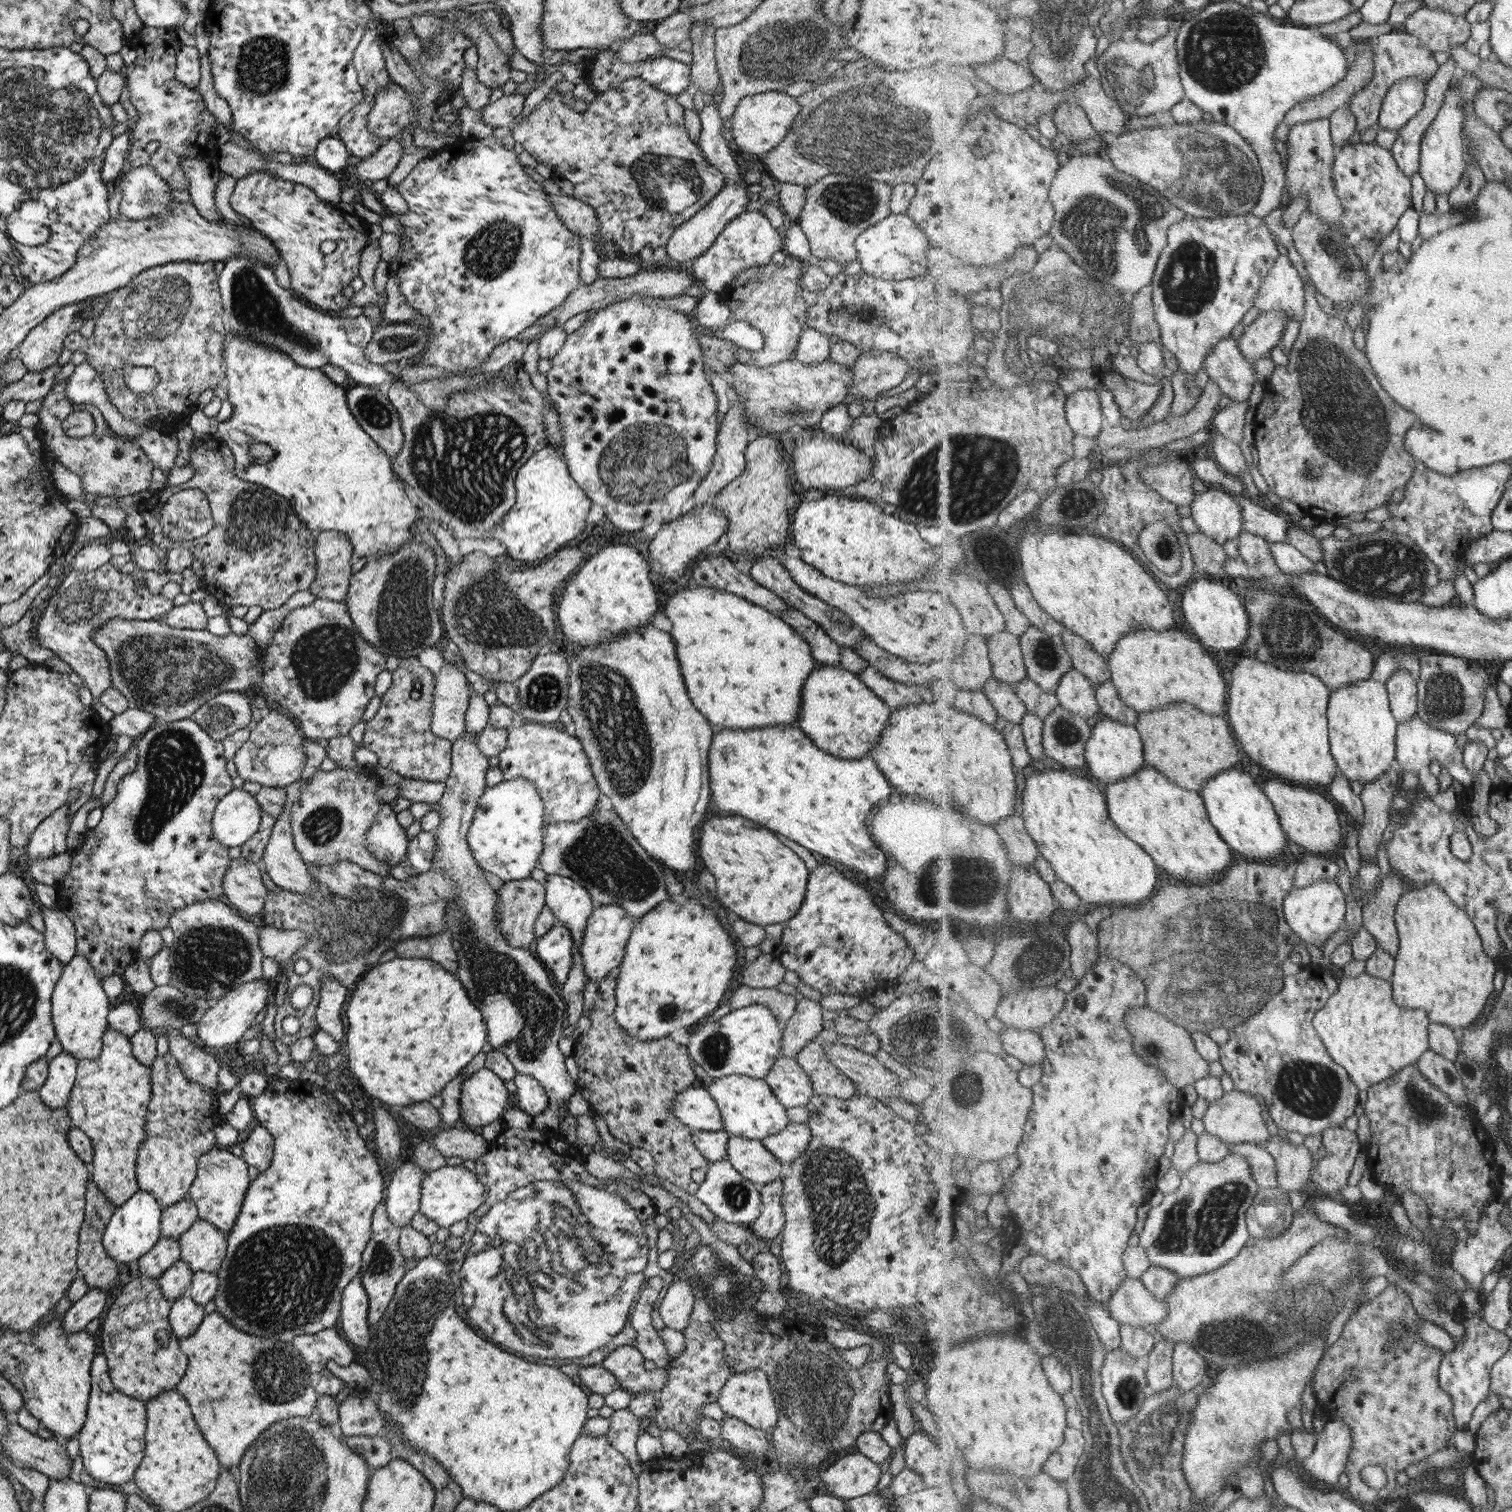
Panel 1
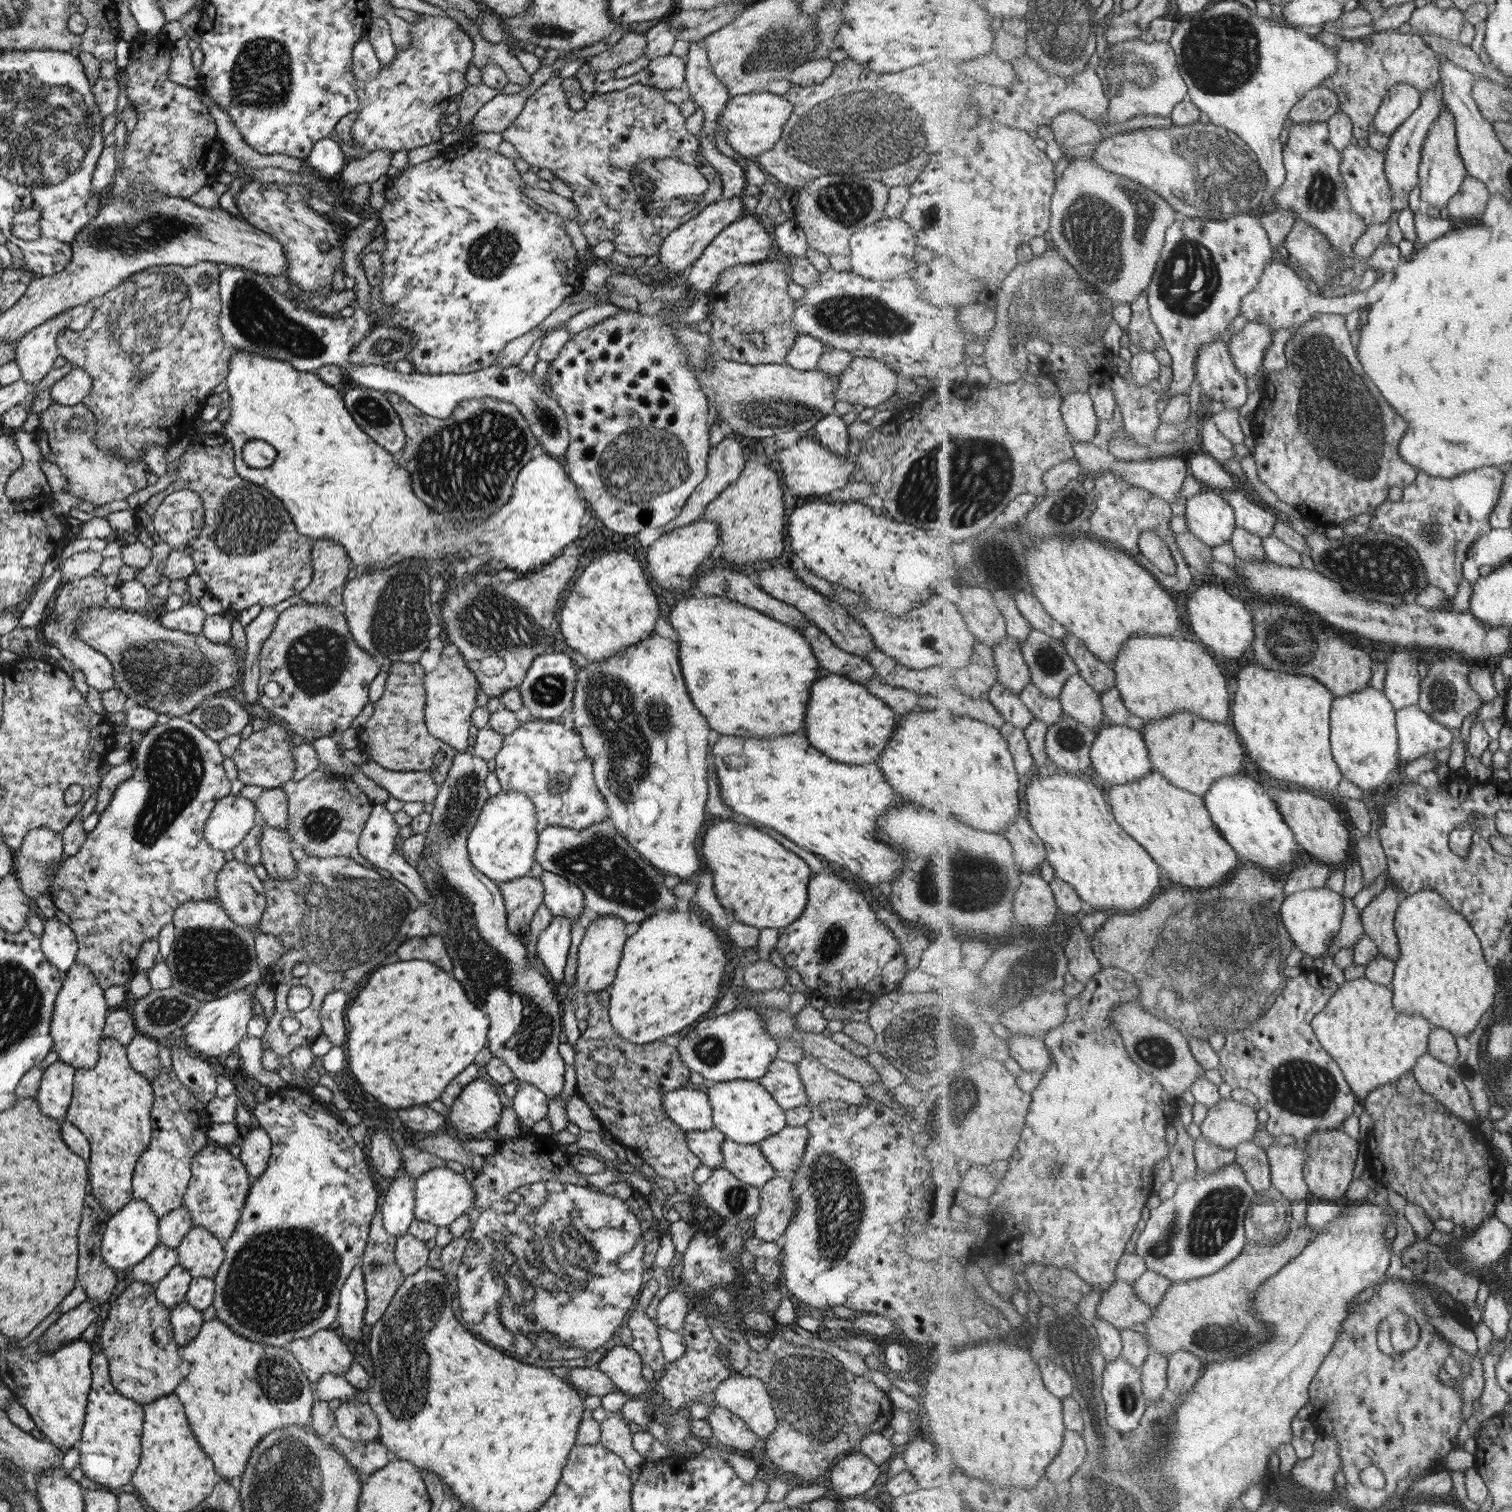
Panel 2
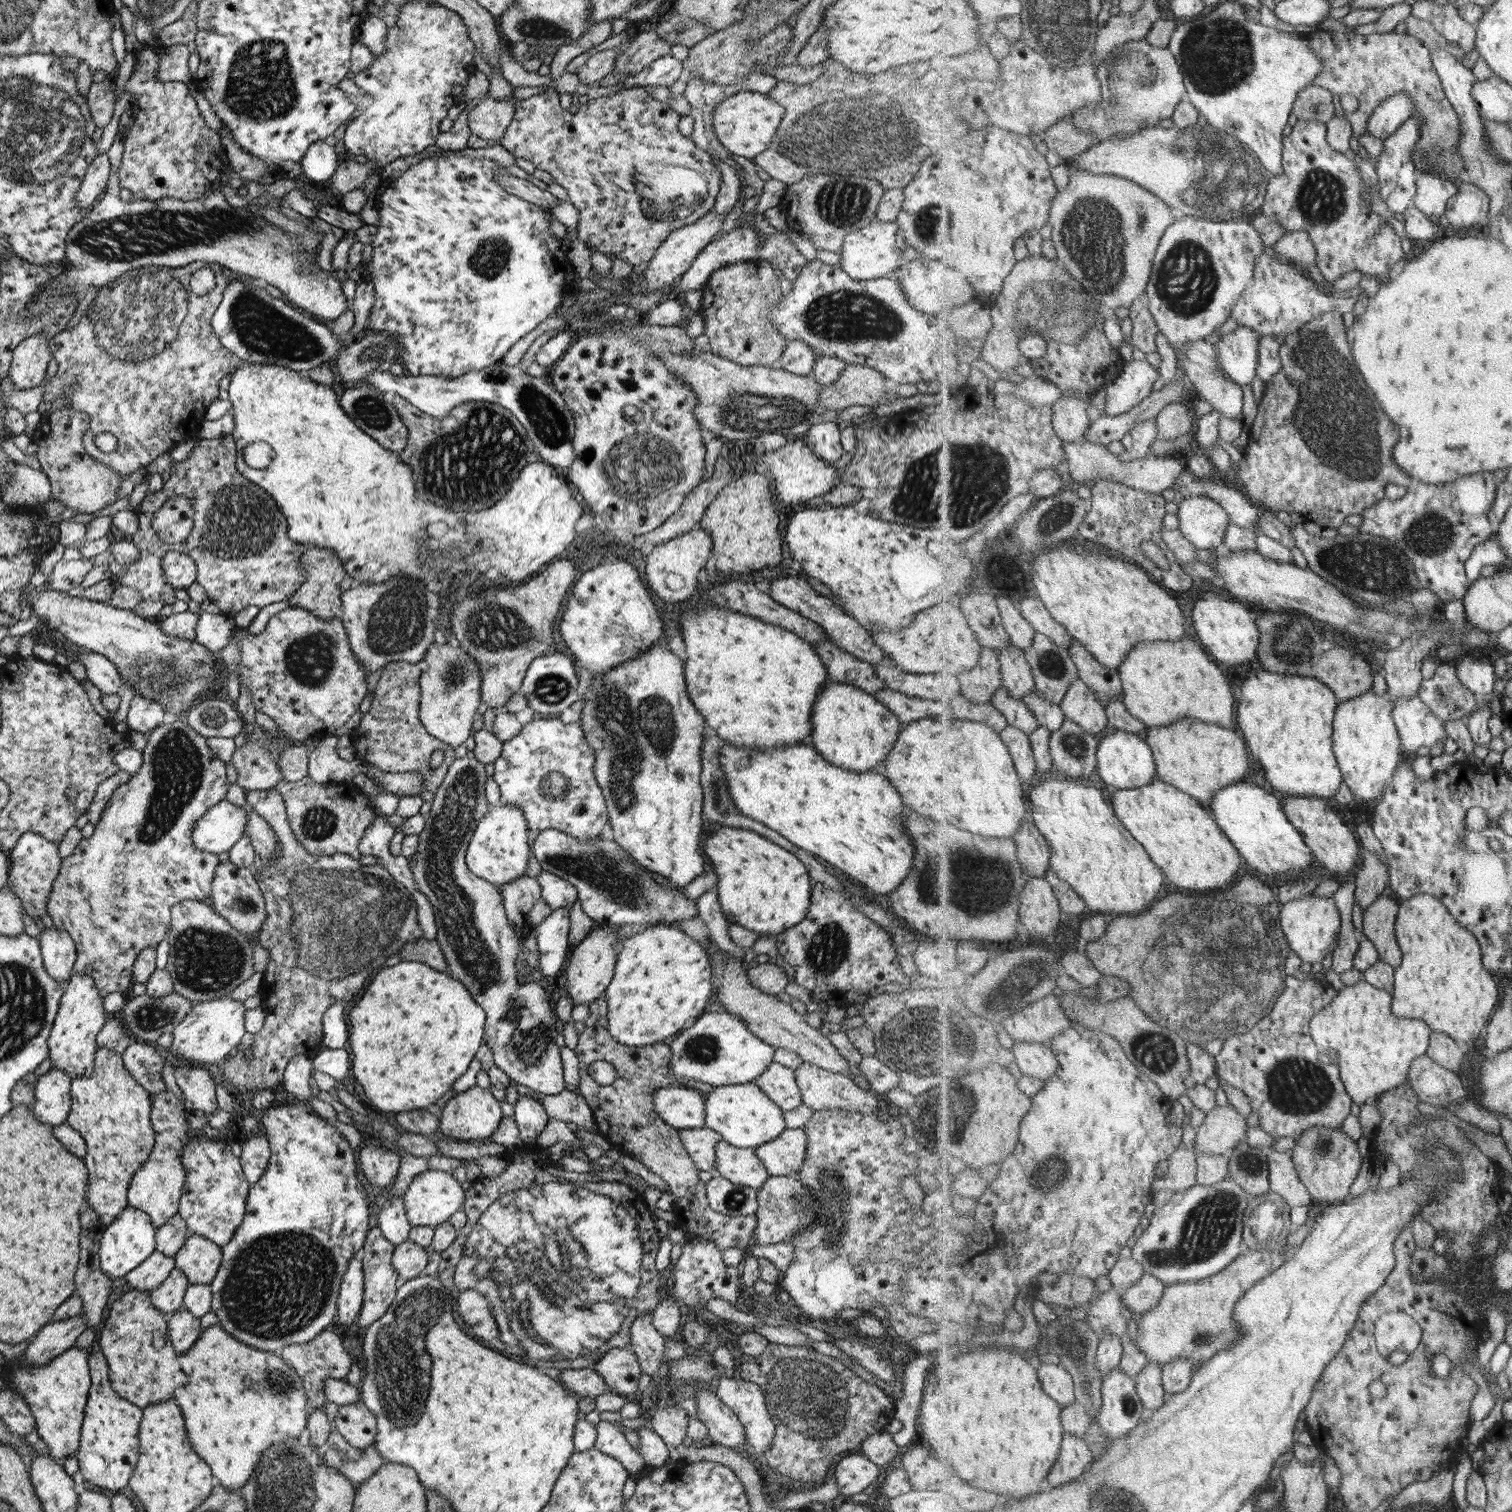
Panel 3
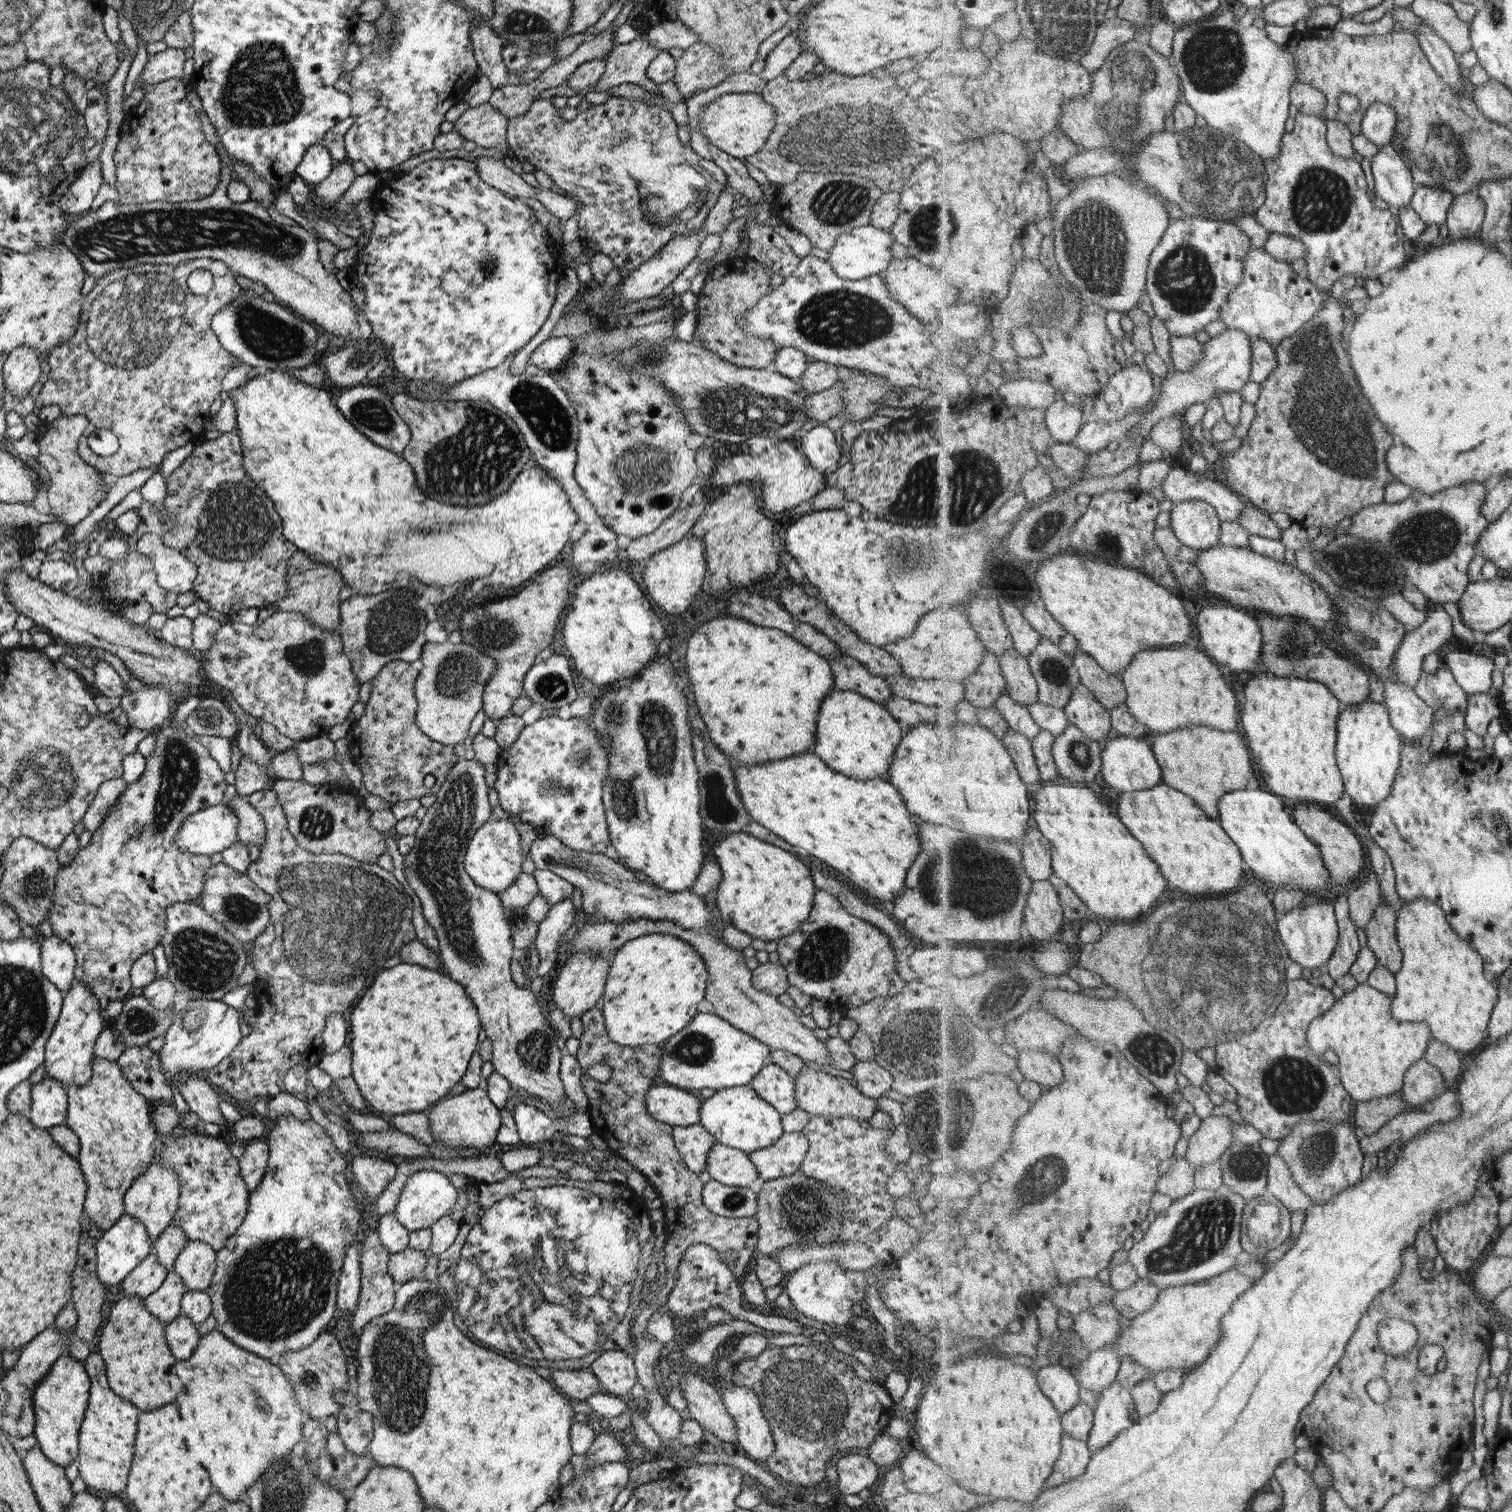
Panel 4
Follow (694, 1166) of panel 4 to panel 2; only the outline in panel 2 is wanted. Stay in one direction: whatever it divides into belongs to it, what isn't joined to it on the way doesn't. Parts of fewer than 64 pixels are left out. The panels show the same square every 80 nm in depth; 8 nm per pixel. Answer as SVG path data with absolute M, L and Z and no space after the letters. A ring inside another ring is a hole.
M715 1127L703 1131L685 1131L685 1140L690 1152L697 1156L701 1165L709 1169L721 1166L721 1143L724 1141L724 1134Z

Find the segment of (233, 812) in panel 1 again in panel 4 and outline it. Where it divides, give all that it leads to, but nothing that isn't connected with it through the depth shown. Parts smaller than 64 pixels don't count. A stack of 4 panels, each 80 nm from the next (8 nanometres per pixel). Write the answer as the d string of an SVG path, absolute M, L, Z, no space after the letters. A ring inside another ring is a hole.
M223 803L187 817L179 827L175 844L185 852L211 855L237 842L238 818Z

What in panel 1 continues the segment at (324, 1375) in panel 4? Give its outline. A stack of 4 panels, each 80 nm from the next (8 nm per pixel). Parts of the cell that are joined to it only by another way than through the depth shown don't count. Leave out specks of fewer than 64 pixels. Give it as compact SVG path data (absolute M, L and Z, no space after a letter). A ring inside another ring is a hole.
M335 1326L293 1337L290 1343L303 1357L311 1375L327 1368L330 1362L342 1367L353 1362L351 1348L337 1334Z

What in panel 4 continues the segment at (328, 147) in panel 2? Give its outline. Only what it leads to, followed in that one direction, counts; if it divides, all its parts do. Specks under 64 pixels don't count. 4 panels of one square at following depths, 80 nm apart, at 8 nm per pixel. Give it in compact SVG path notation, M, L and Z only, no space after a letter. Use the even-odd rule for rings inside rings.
M316 142L305 149L294 171L305 184L315 186L327 178L333 164L336 162L331 159L323 143Z

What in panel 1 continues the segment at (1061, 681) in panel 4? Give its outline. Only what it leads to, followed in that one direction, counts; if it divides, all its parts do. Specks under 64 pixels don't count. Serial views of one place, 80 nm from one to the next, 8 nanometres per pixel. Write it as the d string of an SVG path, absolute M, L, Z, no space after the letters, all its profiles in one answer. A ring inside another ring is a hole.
M1031 624L1020 637L1028 677L1039 683L1046 691L1053 691L1059 686L1063 676L1074 670L1072 656L1066 651L1062 635L1053 636Z

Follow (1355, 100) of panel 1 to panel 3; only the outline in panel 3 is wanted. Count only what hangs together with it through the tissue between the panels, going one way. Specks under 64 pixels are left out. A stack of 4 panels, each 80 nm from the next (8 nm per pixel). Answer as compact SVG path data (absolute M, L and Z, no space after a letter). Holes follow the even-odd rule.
M1317 30L1311 34L1305 35L1309 41L1309 46L1313 52L1323 60L1323 71L1321 75L1314 81L1314 85L1321 86L1325 90L1332 93L1335 106L1335 117L1347 118L1352 124L1354 136L1359 138L1365 135L1367 123L1371 119L1371 115L1375 109L1391 96L1409 92L1416 102L1415 113L1411 118L1419 118L1424 122L1421 127L1422 135L1416 144L1416 152L1414 153L1414 161L1417 163L1419 170L1423 172L1436 172L1444 177L1449 177L1451 182L1455 182L1460 187L1467 182L1466 161L1463 158L1458 142L1462 131L1462 118L1455 111L1455 106L1451 105L1451 101L1447 98L1446 90L1443 89L1440 76L1435 70L1434 61L1431 60L1431 51L1423 40L1419 40L1417 36L1412 36L1406 32L1398 34L1375 33L1370 35L1362 35L1357 33L1335 33L1331 31ZM1349 94L1358 99L1358 108L1355 112L1346 113L1341 106L1341 96Z

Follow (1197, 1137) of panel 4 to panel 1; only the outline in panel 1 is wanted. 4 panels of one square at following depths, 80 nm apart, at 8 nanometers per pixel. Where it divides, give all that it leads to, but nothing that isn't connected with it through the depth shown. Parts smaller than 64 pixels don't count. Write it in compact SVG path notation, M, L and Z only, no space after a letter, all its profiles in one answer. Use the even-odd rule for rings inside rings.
M1233 1089L1225 1093L1219 1100L1208 1105L1202 1120L1206 1132L1218 1136L1221 1142L1232 1147L1241 1143L1263 1145L1271 1137L1267 1124L1263 1120L1263 1105L1255 1098L1255 1095L1247 1091Z

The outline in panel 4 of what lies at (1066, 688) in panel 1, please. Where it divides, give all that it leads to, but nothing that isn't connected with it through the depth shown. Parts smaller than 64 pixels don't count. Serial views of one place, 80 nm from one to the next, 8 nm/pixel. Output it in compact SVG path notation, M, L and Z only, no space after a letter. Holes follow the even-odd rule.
M1082 682L1075 688L1064 711L1071 724L1078 726L1093 740L1101 742L1113 731L1110 709L1105 708L1095 693Z

